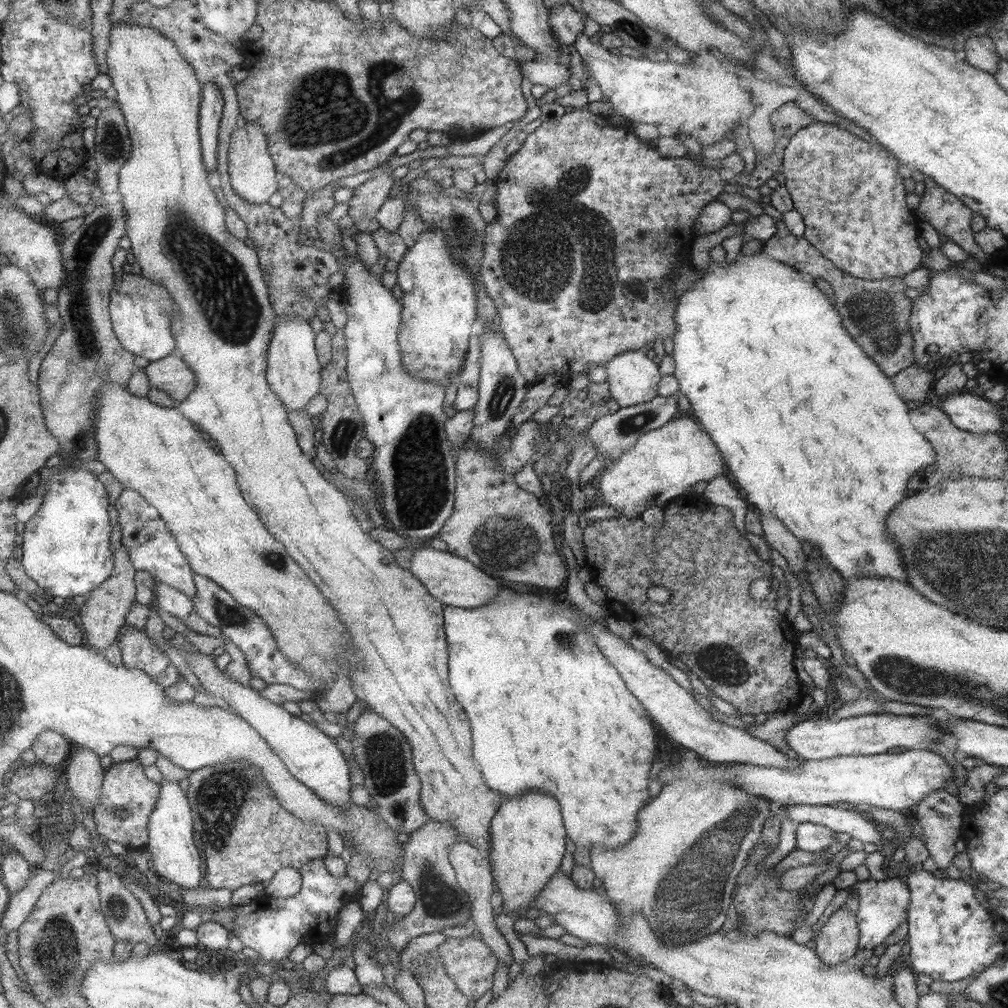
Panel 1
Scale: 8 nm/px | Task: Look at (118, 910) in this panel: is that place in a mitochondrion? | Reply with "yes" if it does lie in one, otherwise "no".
yes

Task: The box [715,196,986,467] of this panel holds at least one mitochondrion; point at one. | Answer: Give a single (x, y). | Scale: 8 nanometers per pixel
(874, 311)

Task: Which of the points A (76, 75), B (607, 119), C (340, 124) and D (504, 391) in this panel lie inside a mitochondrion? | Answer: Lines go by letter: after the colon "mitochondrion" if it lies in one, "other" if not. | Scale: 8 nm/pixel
A: other
B: other
C: mitochondrion
D: mitochondrion

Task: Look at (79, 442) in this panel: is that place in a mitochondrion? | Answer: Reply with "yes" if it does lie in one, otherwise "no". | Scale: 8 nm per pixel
yes

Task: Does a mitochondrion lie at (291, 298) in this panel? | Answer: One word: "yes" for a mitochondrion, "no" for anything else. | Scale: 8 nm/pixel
yes

